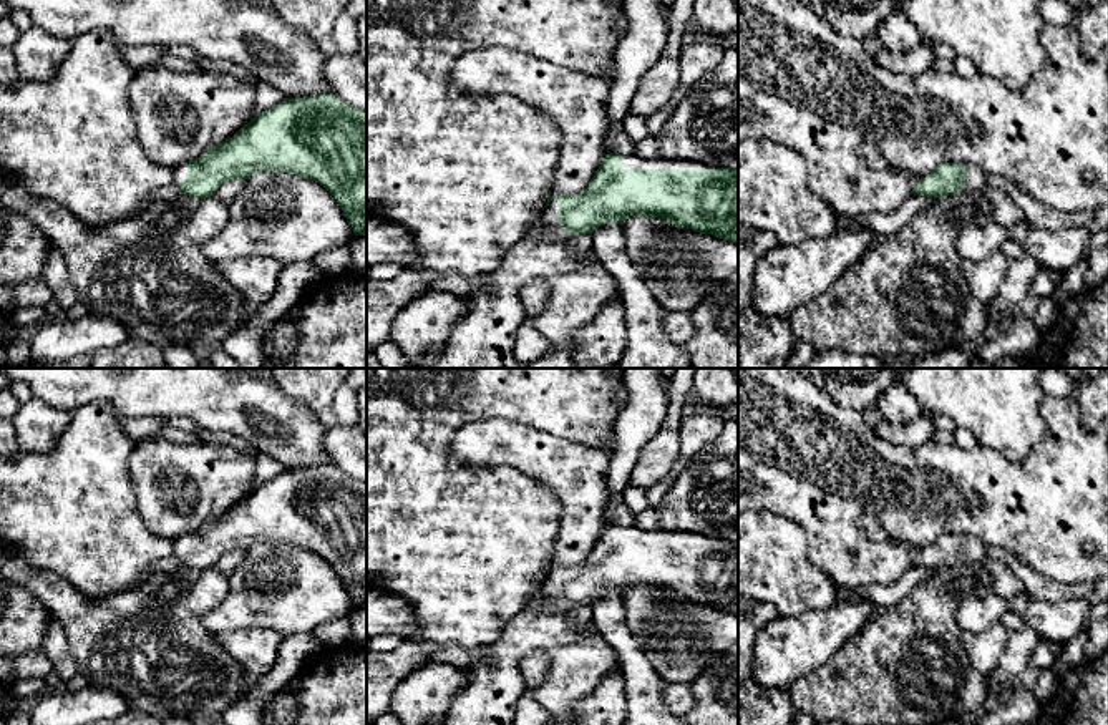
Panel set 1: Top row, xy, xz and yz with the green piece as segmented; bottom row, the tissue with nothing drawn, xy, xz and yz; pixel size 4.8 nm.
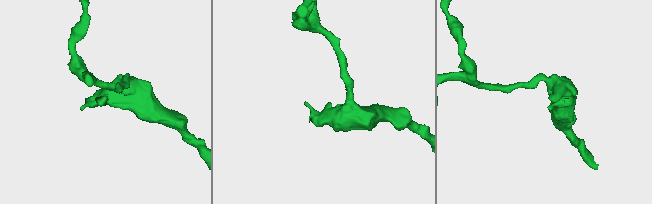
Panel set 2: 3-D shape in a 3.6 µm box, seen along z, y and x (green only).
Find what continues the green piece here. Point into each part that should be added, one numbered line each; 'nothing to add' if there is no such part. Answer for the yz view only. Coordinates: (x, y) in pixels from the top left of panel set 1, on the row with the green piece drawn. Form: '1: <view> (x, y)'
1: yz (976, 180)

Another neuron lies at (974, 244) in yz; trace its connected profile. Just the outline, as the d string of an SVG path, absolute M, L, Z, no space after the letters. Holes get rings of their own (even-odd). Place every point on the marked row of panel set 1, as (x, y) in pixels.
M989 222L980 227L965 229L959 236L955 247L962 260L982 262L994 252L1000 251L1007 239L1007 227L997 222Z

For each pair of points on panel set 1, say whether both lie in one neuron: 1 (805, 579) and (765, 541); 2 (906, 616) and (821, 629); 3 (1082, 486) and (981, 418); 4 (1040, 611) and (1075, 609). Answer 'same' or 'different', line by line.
1: same
2: different
3: different
4: same

